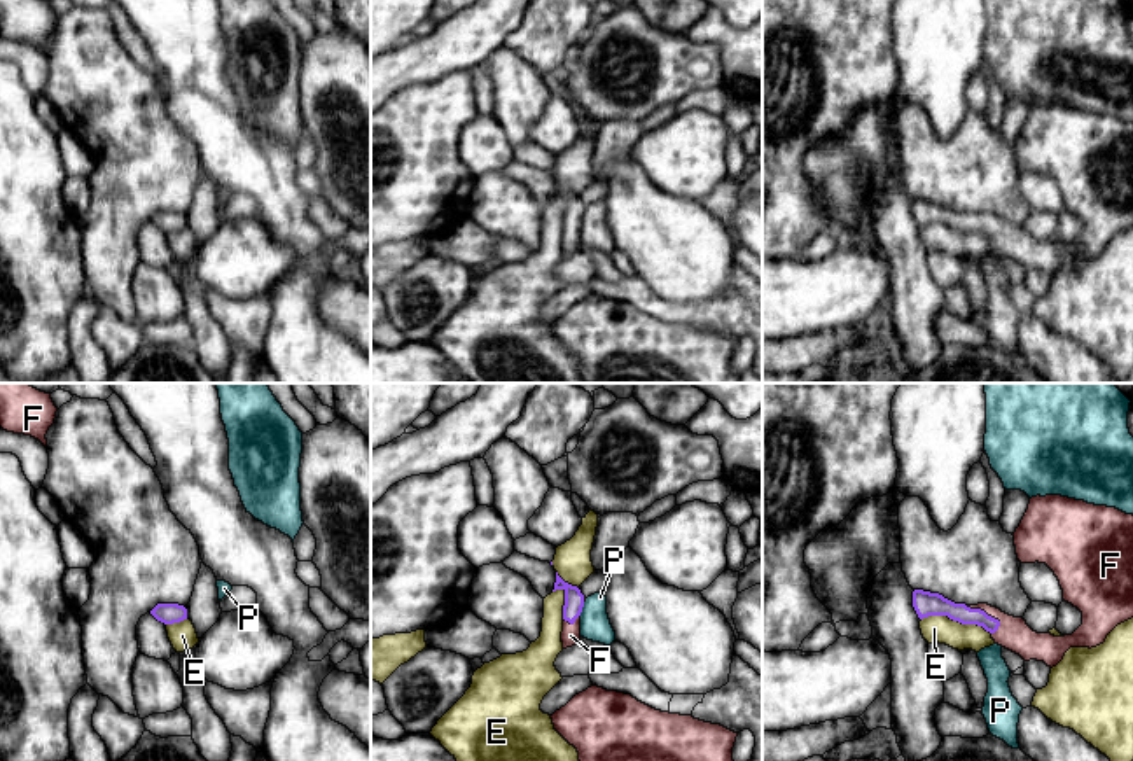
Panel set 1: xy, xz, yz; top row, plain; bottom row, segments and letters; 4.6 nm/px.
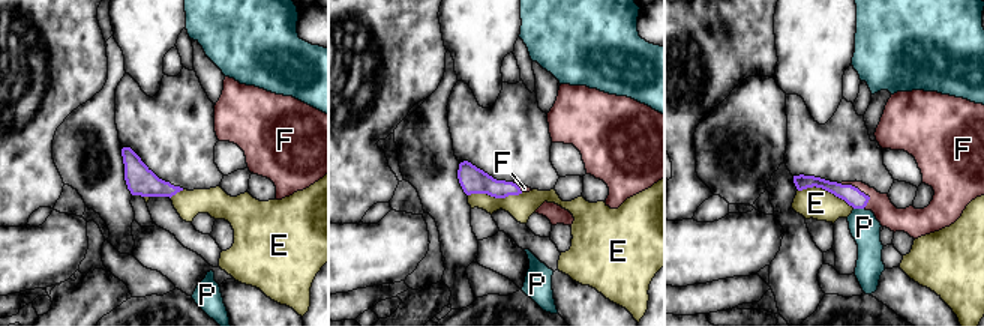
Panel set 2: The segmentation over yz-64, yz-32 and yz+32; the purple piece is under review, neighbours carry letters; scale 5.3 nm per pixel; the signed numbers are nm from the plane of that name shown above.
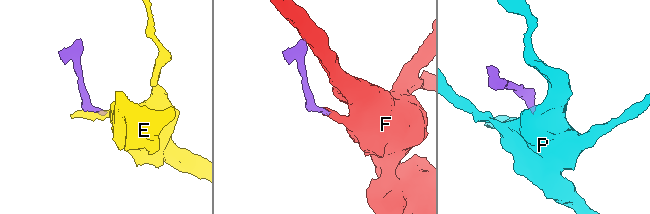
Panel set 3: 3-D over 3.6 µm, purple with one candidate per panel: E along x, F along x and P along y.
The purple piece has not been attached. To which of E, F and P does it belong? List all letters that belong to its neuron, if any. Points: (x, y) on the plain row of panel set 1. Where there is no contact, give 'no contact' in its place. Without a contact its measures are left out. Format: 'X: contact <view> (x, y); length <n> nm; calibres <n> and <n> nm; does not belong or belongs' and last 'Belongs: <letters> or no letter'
E: contact yz (957, 228); length 320 nm; calibres 120 and 130 nm; does not belong
F: contact yz (985, 221); length 190 nm; calibres 110 and 150 nm; belongs
P: contact xz (581, 217); length 70 nm; calibres 100 and 140 nm; does not belong
Belongs: F

